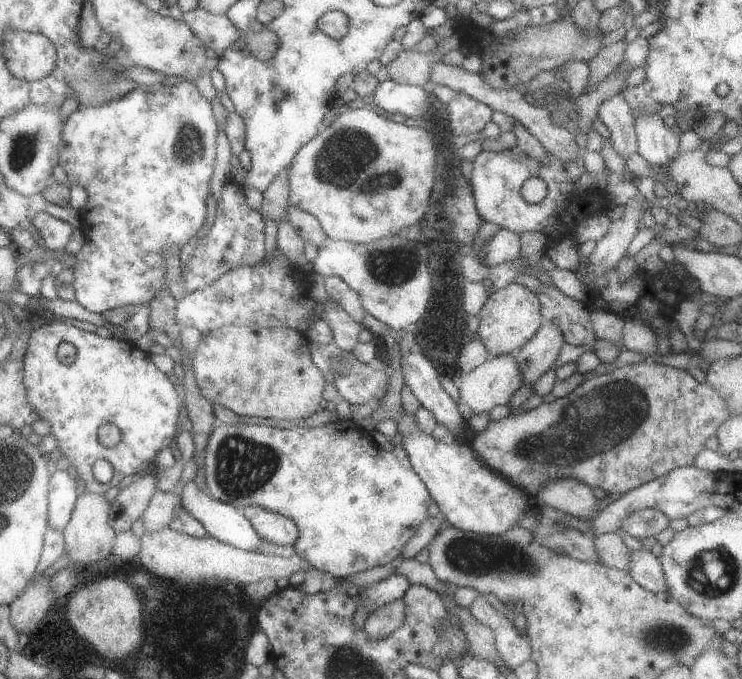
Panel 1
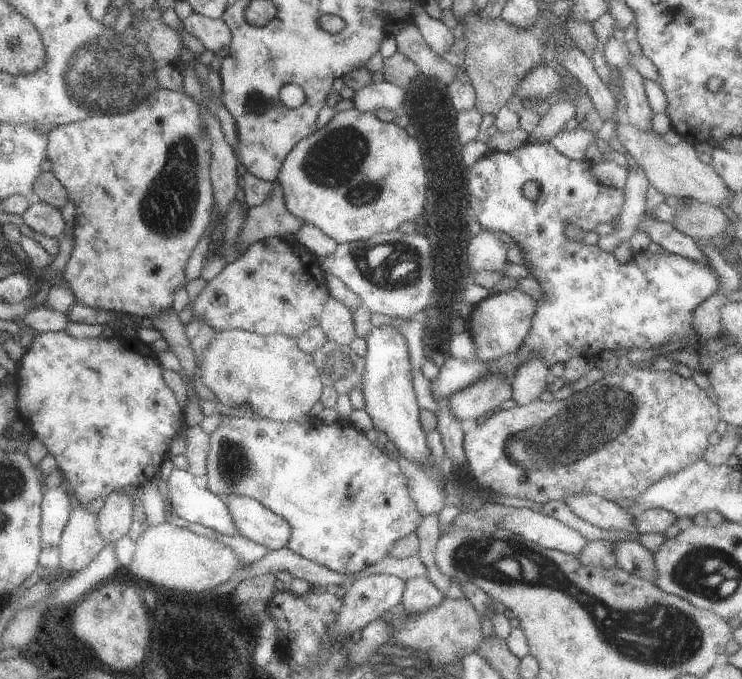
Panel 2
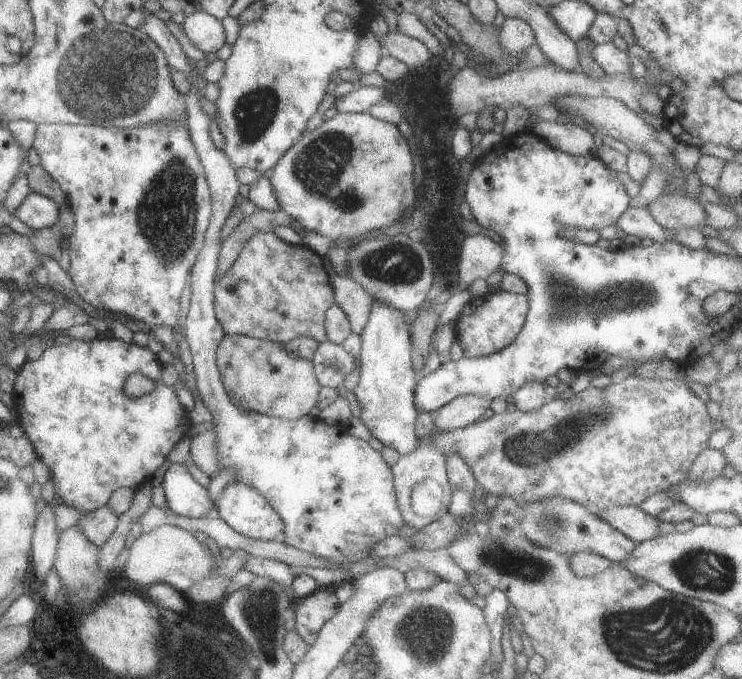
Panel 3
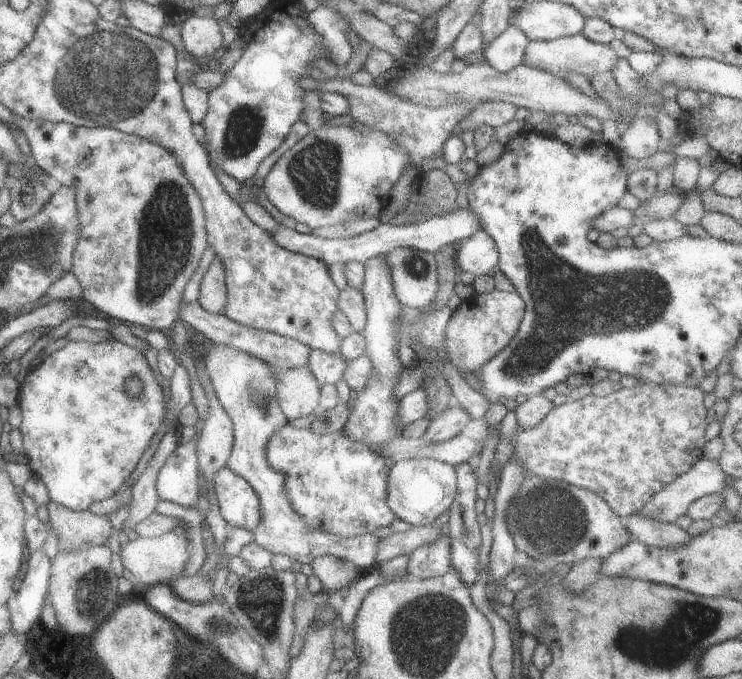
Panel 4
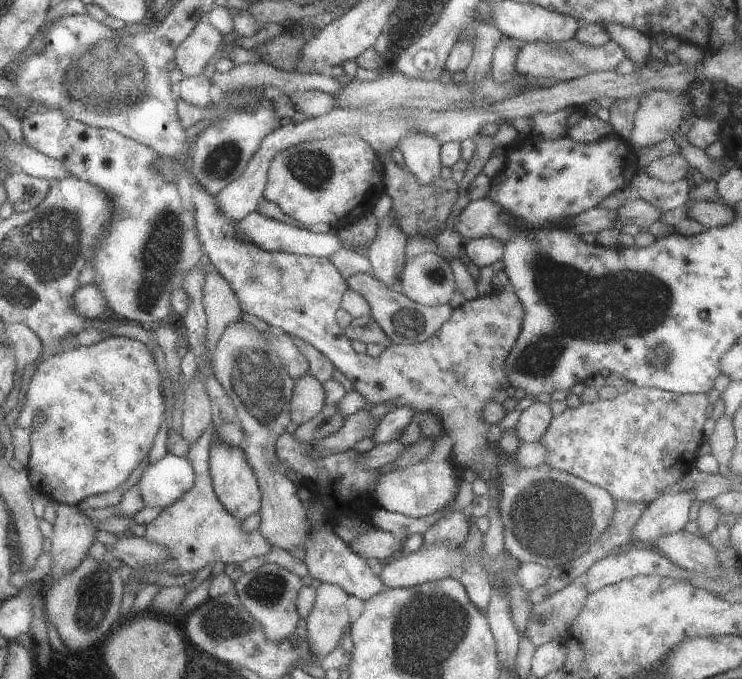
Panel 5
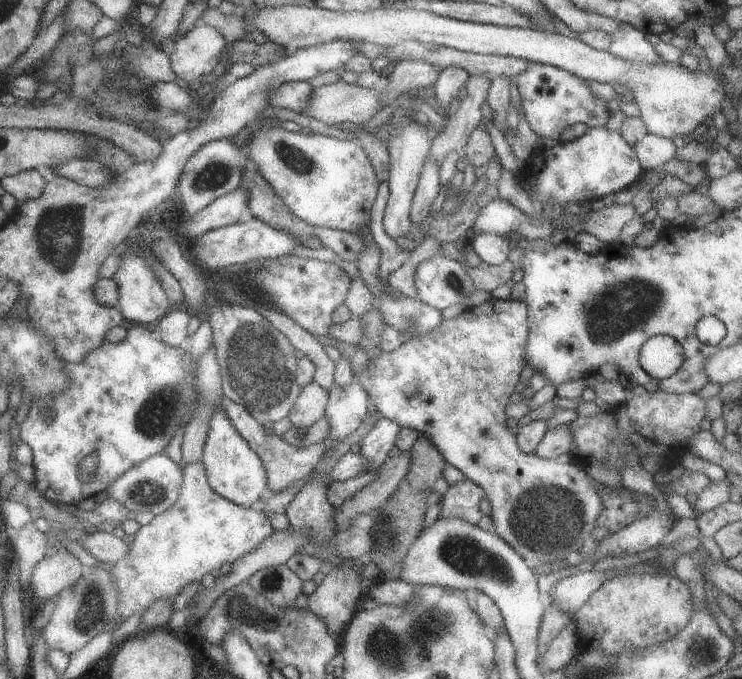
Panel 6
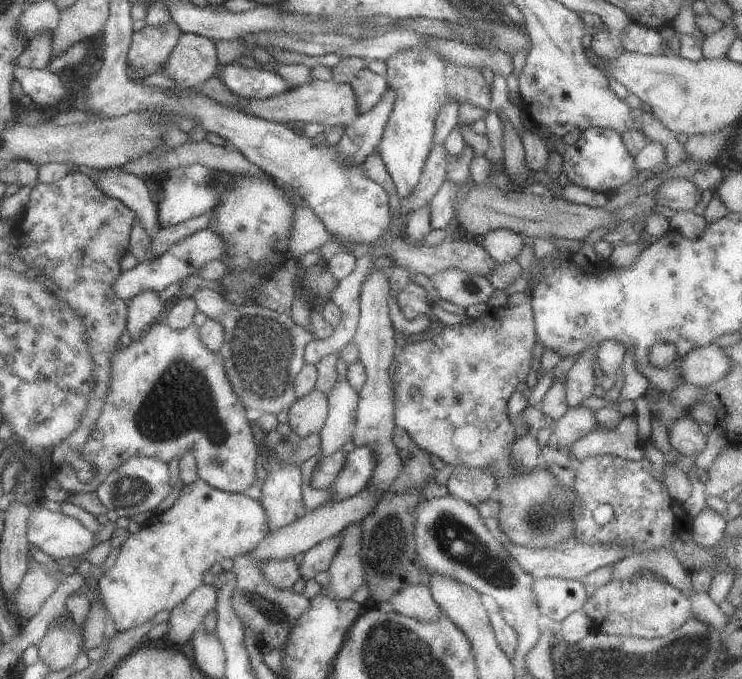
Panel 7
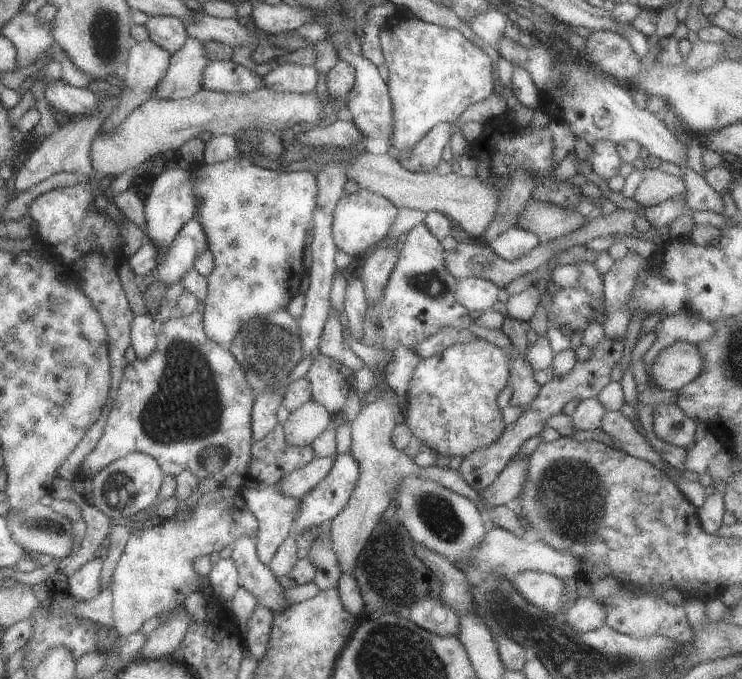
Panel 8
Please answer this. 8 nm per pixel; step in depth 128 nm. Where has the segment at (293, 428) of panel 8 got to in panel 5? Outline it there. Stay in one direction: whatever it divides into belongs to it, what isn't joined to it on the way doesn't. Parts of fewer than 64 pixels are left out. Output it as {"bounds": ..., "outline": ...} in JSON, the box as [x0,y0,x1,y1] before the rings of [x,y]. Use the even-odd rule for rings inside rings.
{"bounds":[288,372,324,425],"outline":[[[308,372],[292,379],[292,395],[288,404],[290,421],[300,425],[313,418],[324,407],[322,384]]]}

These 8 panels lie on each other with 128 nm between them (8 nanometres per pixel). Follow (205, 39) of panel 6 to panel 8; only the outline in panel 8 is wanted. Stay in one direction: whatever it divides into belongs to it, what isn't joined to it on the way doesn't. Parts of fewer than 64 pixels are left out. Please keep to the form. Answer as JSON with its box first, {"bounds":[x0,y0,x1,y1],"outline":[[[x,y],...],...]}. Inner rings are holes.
{"bounds":[151,37,207,99],"outline":[[[187,37],[169,57],[169,66],[151,96],[158,99],[184,99],[200,88],[201,73],[207,60],[202,42]]]}

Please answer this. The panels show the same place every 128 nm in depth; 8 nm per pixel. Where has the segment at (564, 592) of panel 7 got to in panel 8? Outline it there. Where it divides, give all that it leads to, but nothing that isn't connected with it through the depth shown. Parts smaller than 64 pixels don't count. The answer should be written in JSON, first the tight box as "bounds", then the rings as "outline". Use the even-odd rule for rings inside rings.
{"bounds":[511,569,566,617],"outline":[[[529,569],[518,572],[511,583],[528,603],[539,607],[547,614],[558,617],[558,608],[563,602],[563,591],[566,591],[560,578]]]}

